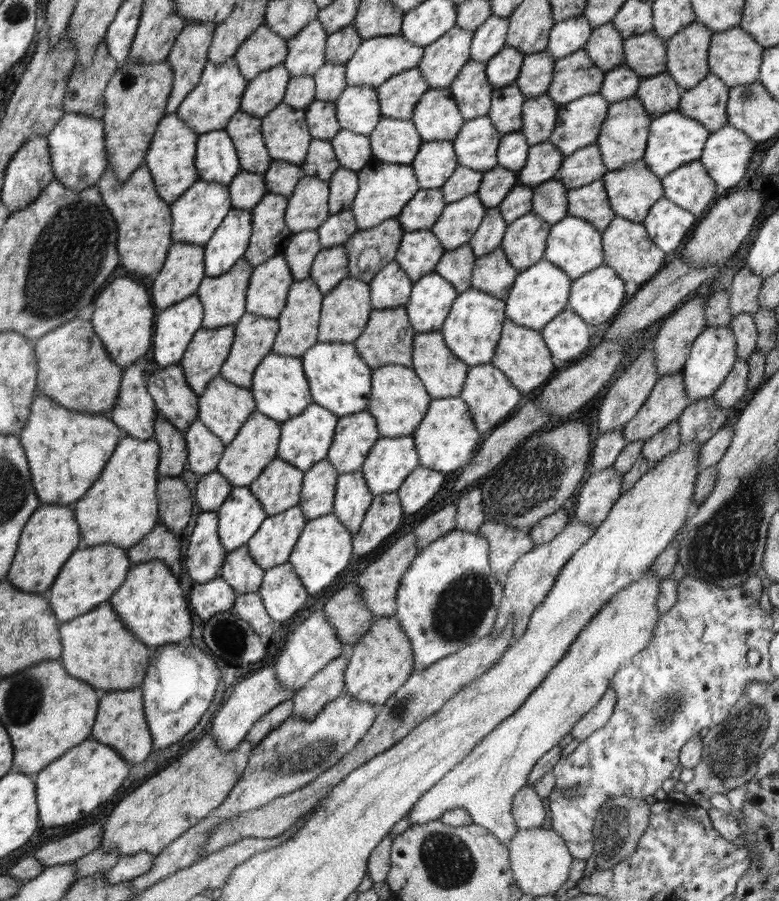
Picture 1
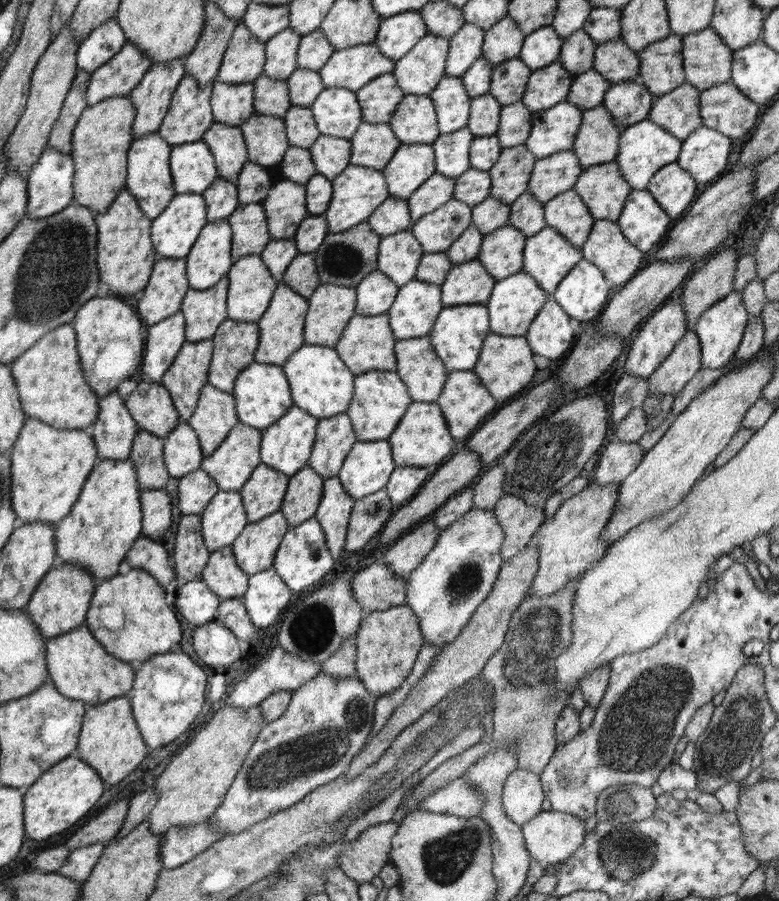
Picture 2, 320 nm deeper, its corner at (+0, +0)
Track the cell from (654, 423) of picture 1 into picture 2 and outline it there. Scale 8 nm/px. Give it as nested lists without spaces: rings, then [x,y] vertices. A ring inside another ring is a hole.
[[[687,334],[678,342],[666,360],[660,363],[648,380],[648,394],[676,396],[701,370],[701,350],[698,336]]]

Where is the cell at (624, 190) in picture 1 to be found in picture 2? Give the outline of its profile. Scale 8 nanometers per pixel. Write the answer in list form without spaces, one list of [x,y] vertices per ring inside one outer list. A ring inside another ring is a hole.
[[[614,160],[601,165],[588,165],[582,169],[573,189],[580,195],[595,219],[617,222],[625,205],[626,197],[629,196],[633,188],[626,182],[618,163]]]

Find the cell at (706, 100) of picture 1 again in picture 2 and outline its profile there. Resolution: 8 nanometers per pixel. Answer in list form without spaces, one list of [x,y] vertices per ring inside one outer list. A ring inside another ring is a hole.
[[[686,81],[669,93],[657,97],[647,119],[684,140],[703,125],[699,96],[700,90]]]

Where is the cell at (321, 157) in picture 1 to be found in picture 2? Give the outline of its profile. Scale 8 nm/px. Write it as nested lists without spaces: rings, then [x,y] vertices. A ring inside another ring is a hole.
[[[292,146],[279,162],[280,178],[305,185],[317,172],[309,149]]]

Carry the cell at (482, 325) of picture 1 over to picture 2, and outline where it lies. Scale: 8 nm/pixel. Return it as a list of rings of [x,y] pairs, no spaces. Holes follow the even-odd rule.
[[[462,304],[444,307],[432,328],[430,341],[434,353],[442,360],[448,372],[473,371],[480,358],[480,352],[486,336],[490,334],[490,318],[486,304]]]

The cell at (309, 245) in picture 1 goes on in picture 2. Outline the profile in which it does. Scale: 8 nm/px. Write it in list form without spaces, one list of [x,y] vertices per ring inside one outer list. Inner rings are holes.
[[[294,237],[288,239],[270,239],[266,248],[259,254],[270,274],[281,283],[290,262],[298,254]]]

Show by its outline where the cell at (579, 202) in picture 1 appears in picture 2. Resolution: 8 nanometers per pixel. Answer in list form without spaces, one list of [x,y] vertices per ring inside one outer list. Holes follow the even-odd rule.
[[[572,188],[557,194],[544,205],[546,227],[557,230],[572,246],[582,248],[595,218]]]

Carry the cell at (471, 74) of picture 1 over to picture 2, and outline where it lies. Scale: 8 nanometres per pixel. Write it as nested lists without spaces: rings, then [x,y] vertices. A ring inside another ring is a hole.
[[[445,74],[429,97],[436,107],[440,134],[450,134],[467,126],[472,100],[460,76]]]

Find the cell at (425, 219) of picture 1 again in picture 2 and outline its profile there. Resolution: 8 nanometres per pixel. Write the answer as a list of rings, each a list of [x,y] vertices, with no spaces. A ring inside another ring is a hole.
[[[390,196],[374,209],[366,221],[382,237],[406,231],[410,224],[408,201]]]

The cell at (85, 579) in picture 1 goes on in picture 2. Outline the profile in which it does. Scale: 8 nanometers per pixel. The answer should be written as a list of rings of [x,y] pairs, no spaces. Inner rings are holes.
[[[58,563],[44,575],[32,593],[26,611],[46,640],[85,624],[87,610],[96,589],[93,578],[93,574],[83,566],[70,563]]]

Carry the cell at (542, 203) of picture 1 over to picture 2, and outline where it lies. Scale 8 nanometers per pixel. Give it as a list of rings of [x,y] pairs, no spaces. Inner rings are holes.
[[[529,191],[523,192],[510,207],[507,225],[520,229],[527,237],[546,227],[544,205]]]

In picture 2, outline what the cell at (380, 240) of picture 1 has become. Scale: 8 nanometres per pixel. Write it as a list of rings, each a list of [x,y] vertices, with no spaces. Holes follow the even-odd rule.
[[[367,221],[359,222],[356,226],[341,233],[329,232],[319,249],[312,253],[320,282],[355,287],[369,272],[377,269],[381,238],[382,236],[370,228]]]

